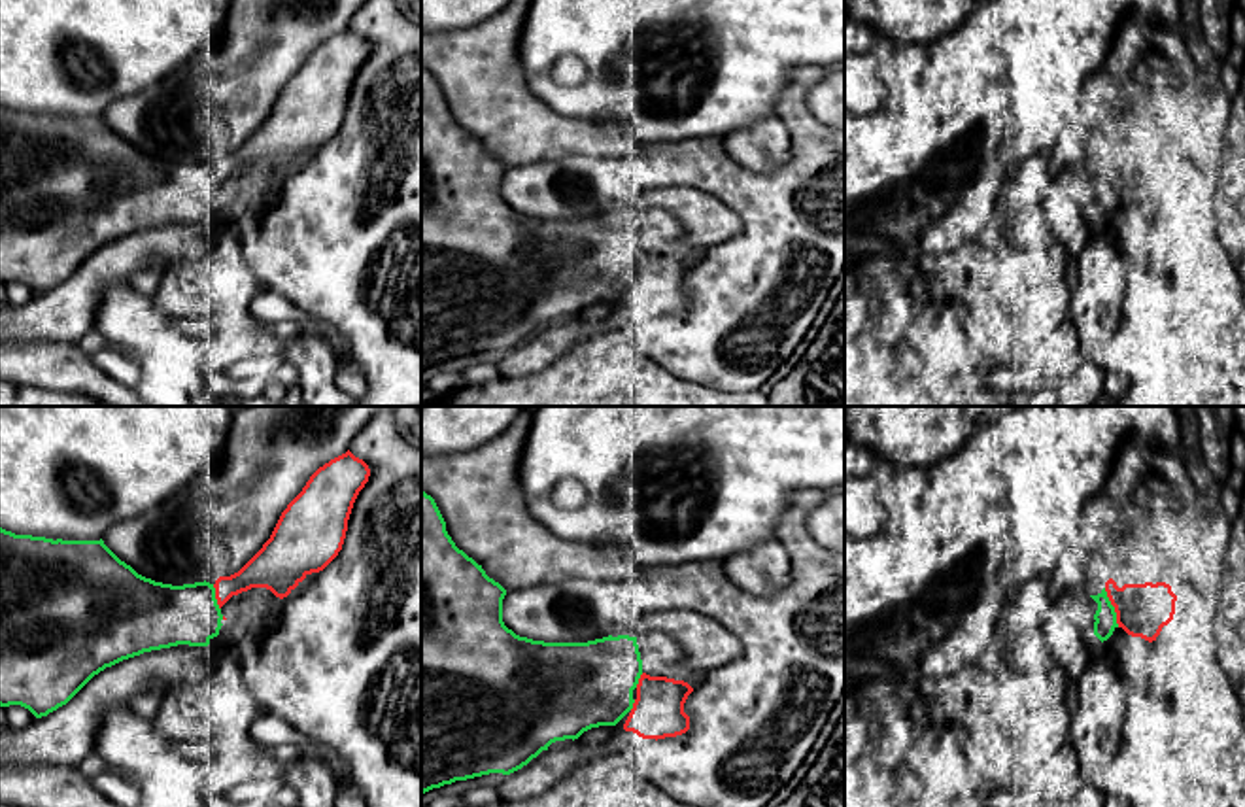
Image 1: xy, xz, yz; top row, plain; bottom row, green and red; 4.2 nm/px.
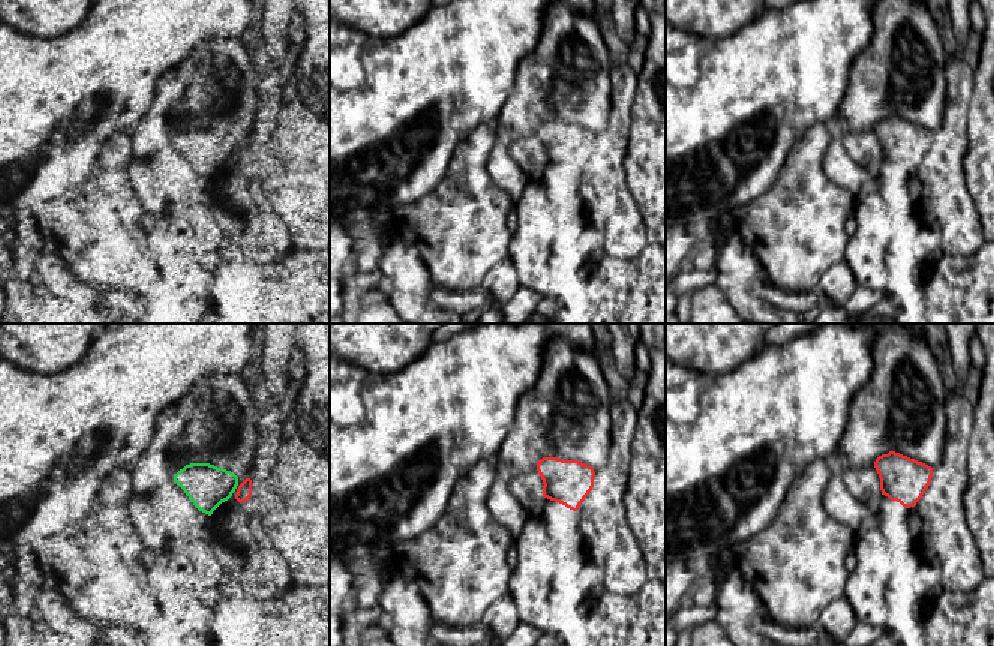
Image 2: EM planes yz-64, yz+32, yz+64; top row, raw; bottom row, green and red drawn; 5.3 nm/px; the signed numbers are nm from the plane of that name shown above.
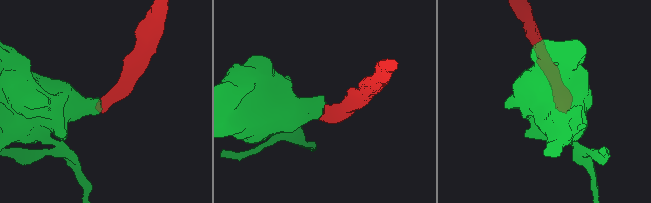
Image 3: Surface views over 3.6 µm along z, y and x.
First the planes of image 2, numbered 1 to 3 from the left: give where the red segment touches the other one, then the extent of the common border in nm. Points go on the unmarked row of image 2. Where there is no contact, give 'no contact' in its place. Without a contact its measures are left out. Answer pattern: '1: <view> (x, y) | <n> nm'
1: no contact
2: no contact
3: no contact

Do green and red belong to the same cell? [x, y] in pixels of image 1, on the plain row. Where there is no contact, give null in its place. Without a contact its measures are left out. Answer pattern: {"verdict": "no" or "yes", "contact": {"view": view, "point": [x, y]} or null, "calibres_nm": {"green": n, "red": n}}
{"verdict": "yes", "contact": {"view": "yz", "point": [1113, 184]}, "calibres_nm": {"green": 100, "red": 220}}

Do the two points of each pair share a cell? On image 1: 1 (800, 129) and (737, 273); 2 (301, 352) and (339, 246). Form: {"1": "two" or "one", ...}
{"1": "one", "2": "two"}

